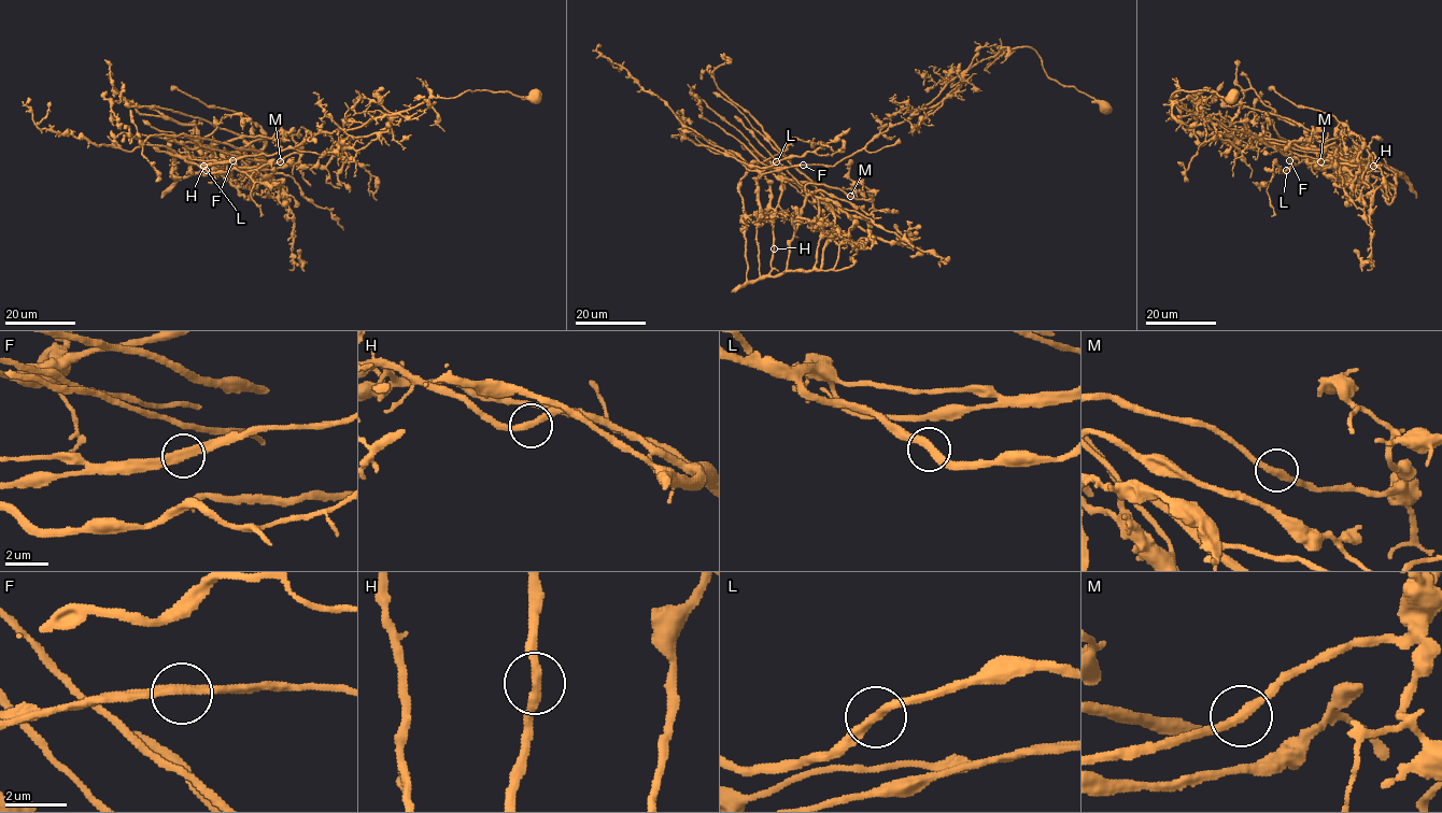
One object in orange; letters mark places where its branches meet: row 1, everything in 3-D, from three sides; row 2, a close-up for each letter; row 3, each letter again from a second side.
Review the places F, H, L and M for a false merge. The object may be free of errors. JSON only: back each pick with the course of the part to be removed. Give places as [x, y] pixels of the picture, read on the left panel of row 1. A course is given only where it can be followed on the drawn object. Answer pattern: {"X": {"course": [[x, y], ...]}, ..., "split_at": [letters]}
{"F": {"course": [[234, 160], [272, 155], [320, 132], [359, 128], [432, 97], [454, 98], [469, 89], [540, 94]]}, "split_at": ["F"]}

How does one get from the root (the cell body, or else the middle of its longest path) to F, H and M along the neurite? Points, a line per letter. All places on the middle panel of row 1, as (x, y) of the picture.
F: (1105, 109), (1051, 80), (1033, 48), (1015, 47), (964, 70), (918, 111), (833, 166), (804, 166)
H: (1105, 109), (1051, 80), (1033, 48), (1001, 50), (833, 166), (764, 170), (761, 276), (774, 248)
M: (1105, 109), (1033, 48), (1001, 50), (833, 166), (764, 170), (760, 274), (786, 268), (807, 184), (850, 196)

